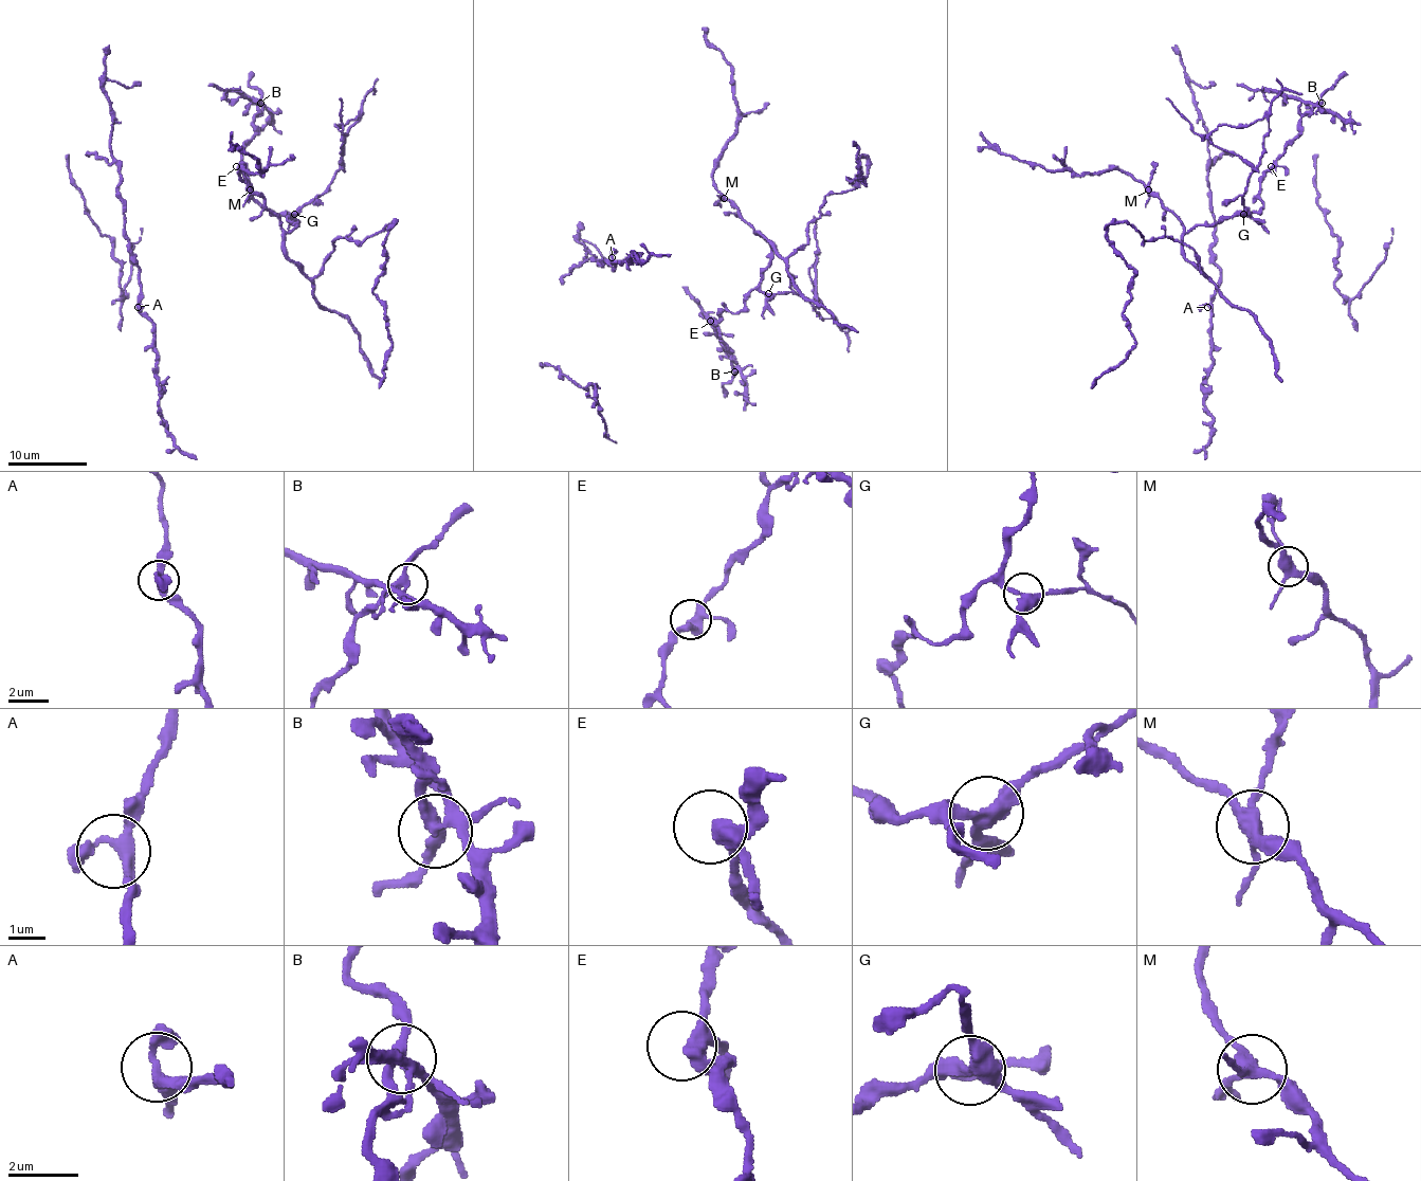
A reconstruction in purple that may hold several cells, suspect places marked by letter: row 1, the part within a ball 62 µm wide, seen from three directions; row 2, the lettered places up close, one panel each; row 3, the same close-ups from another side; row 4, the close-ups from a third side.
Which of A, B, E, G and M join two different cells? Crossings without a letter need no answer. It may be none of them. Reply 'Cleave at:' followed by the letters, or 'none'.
Cleave at: B, G, M

